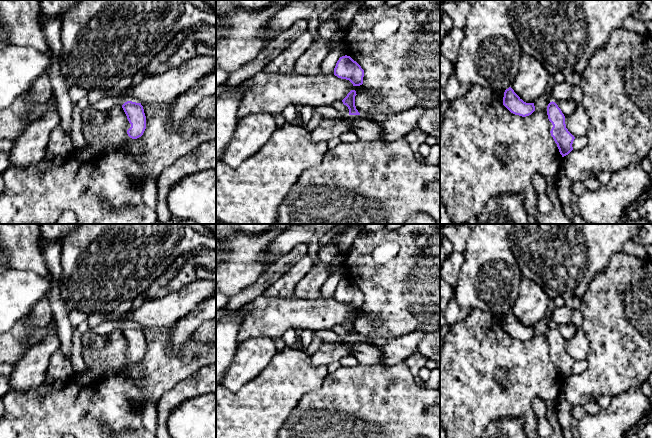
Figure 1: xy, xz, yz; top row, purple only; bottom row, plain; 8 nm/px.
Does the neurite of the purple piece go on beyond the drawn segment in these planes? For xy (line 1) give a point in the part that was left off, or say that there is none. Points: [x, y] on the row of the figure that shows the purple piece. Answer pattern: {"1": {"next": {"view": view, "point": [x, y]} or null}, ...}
{"1": {"next": null}}

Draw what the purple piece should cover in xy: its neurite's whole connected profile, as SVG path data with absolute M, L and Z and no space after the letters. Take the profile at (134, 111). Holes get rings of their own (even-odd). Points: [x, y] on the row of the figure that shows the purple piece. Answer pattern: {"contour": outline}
{"contour": "M127 101L122 105L131 127L127 134L132 139L141 137L146 129L146 116L141 103Z"}

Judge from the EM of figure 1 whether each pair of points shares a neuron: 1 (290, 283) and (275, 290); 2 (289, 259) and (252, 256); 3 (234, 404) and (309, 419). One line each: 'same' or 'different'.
1: same
2: different
3: different

